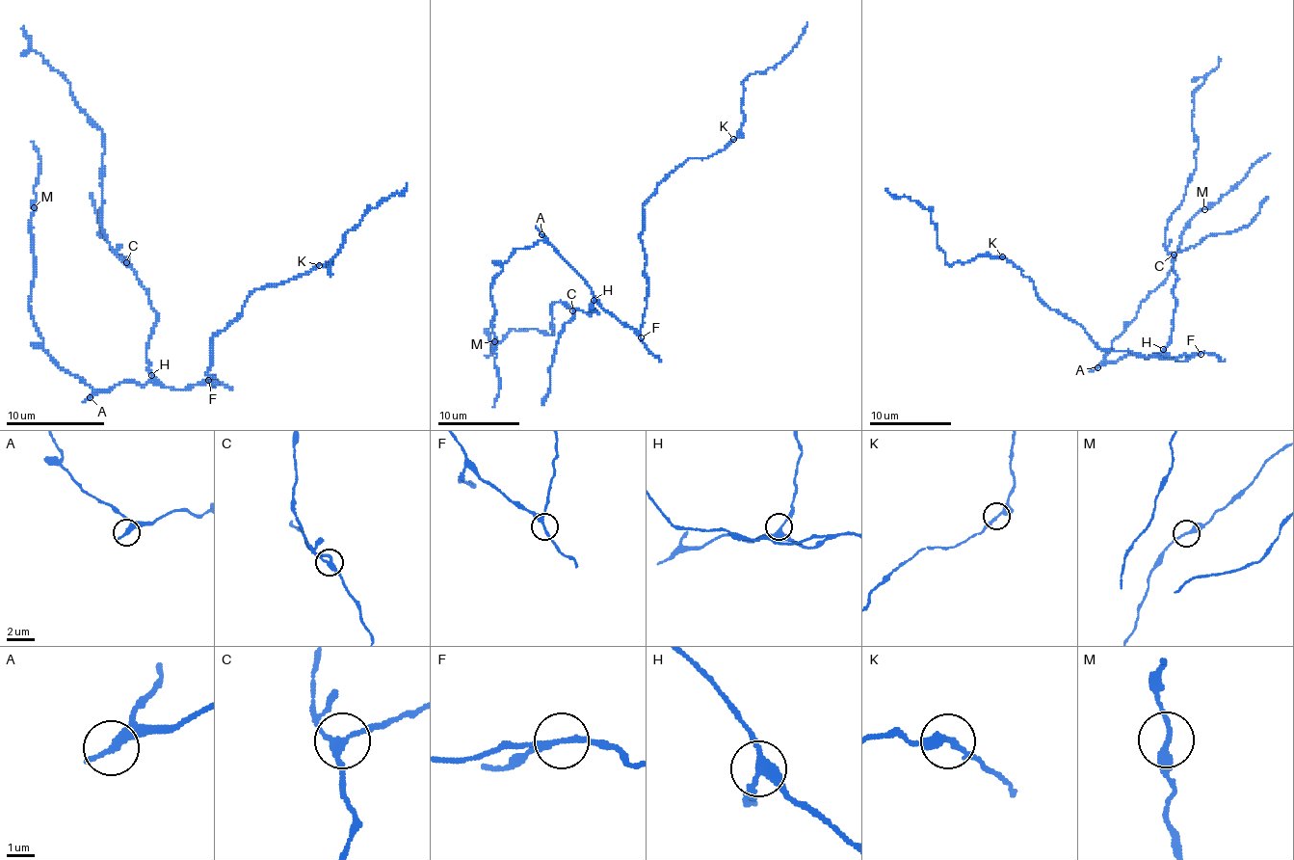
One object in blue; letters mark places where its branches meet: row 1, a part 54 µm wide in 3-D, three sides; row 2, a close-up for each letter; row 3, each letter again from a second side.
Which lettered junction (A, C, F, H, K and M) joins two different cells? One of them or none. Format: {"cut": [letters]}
{"cut": []}

